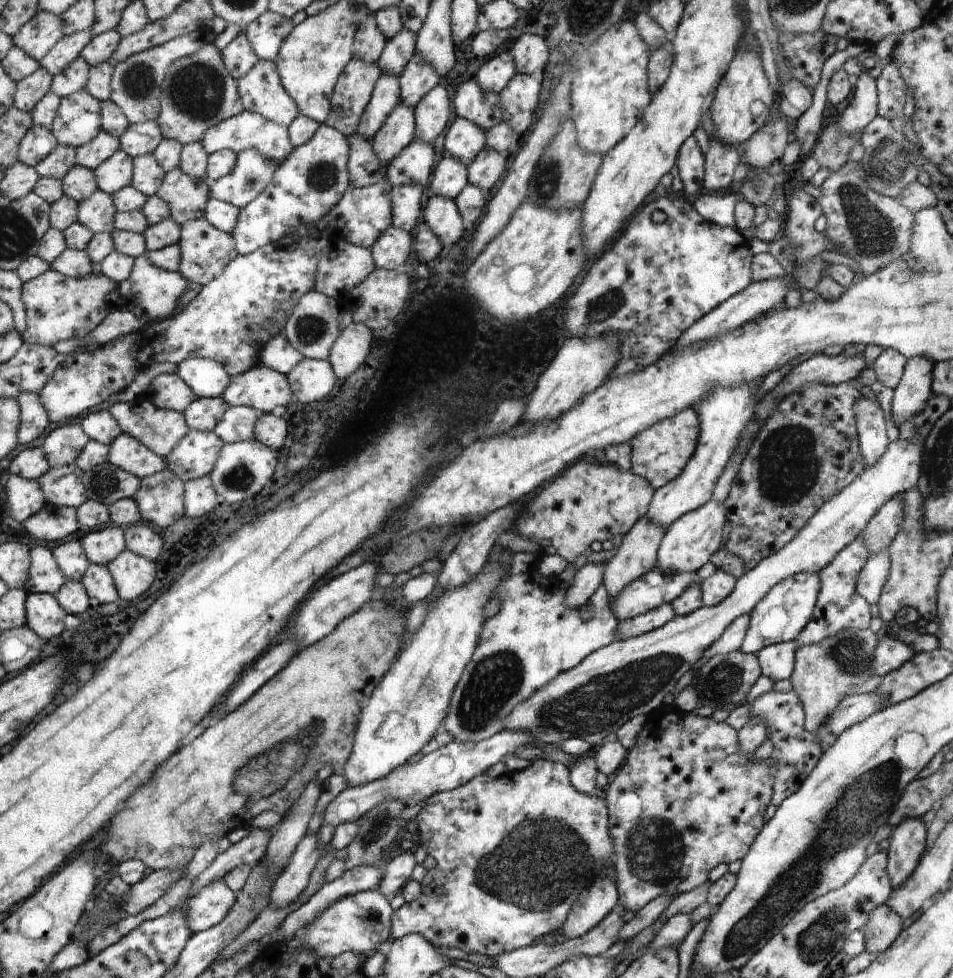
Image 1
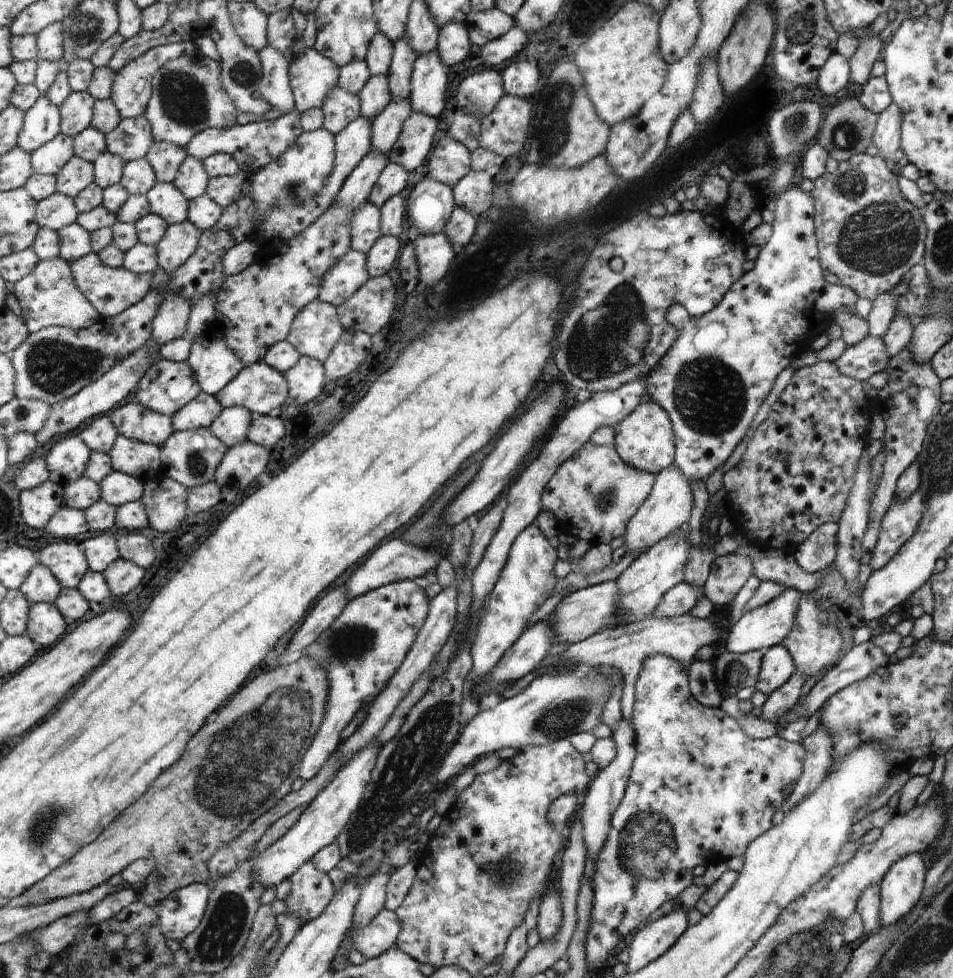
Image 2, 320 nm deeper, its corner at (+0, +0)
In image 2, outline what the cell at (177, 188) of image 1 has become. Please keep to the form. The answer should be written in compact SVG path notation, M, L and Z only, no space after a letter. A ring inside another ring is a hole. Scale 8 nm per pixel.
M158 183L148 194L151 209L171 225L189 220L191 200L174 183Z

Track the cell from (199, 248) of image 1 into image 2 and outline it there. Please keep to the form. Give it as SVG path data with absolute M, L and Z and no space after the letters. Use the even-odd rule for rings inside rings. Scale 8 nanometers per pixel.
M190 220L170 225L158 246L161 269L171 272L184 266L199 249L203 234L204 231Z

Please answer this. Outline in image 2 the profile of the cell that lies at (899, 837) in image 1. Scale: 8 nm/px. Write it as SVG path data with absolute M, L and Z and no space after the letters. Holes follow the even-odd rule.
M908 854L894 862L885 879L880 882L881 918L880 929L894 926L900 918L904 918L914 904L920 900L924 890L924 874L926 866L922 856Z

